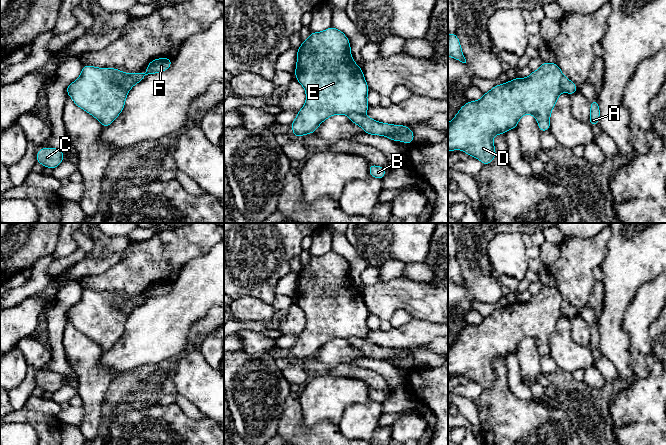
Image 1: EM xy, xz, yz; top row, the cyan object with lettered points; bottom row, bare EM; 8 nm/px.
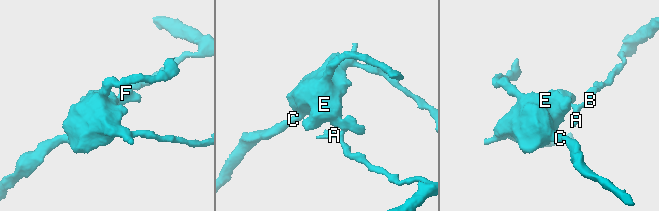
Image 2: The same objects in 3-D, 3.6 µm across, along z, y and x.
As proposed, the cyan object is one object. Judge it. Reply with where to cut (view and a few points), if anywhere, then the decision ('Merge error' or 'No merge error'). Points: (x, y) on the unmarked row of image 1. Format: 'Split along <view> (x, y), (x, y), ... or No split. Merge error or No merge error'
Split along xz (363, 337), (351, 337), (349, 339). Merge error

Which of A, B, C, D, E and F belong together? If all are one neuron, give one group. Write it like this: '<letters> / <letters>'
A B F / C D E

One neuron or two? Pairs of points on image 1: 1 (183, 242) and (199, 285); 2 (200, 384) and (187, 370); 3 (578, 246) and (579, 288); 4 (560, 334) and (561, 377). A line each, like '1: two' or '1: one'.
1: two
2: one
3: one
4: two

